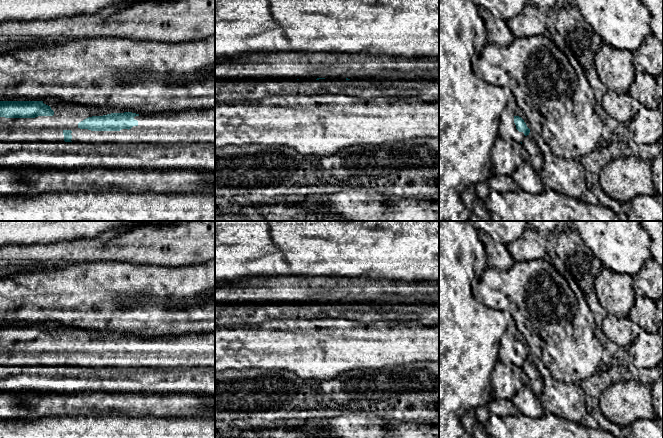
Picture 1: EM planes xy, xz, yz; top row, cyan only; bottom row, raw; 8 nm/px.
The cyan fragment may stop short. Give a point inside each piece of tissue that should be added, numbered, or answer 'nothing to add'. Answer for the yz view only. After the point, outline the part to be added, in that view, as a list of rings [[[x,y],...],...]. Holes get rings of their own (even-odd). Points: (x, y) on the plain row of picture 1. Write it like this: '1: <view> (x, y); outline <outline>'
1: yz (507, 354); outline [[[504,312],[504,316],[506,318],[508,326],[506,333],[502,336],[500,340],[500,348],[498,350],[498,361],[508,366],[513,364],[520,367],[524,364],[525,359],[523,356],[519,356],[516,353],[516,349],[514,347],[514,341],[515,340],[521,341],[529,353],[530,348],[524,337],[517,329],[511,314],[509,312]]]

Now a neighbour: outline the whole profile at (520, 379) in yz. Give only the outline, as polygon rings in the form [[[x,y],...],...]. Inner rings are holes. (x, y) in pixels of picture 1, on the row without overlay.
[[[498,361],[490,377],[492,397],[497,399],[512,399],[516,392],[525,386],[530,386],[530,381],[524,370],[516,365],[505,365]]]

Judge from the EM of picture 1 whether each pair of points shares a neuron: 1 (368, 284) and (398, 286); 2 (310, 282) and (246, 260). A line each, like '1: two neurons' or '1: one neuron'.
1: one neuron
2: two neurons

